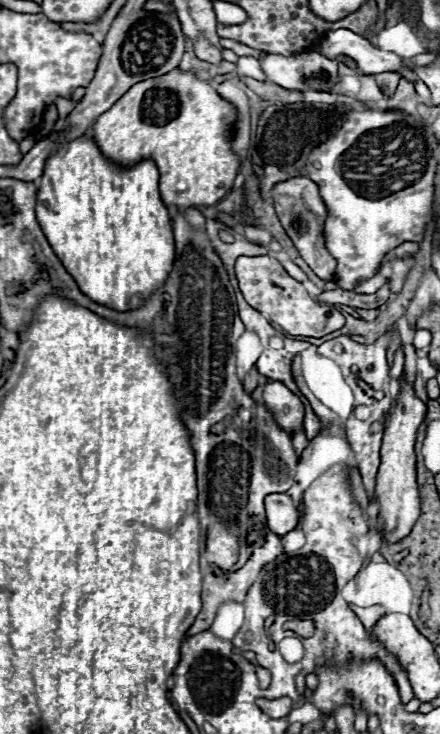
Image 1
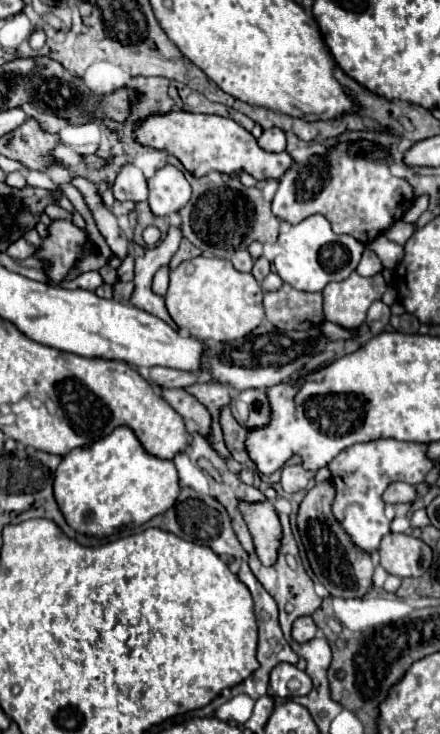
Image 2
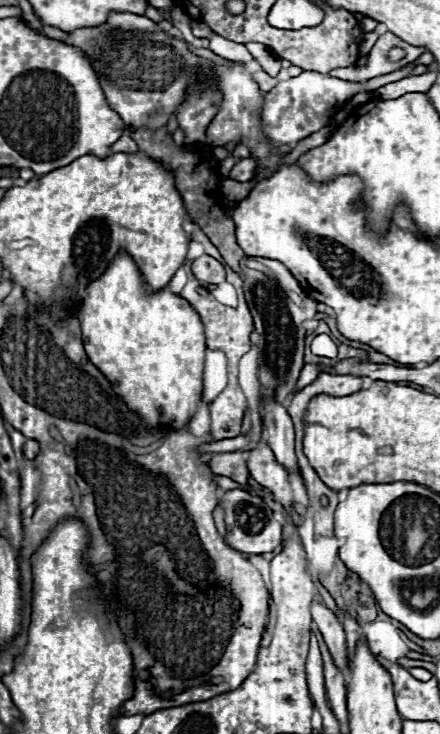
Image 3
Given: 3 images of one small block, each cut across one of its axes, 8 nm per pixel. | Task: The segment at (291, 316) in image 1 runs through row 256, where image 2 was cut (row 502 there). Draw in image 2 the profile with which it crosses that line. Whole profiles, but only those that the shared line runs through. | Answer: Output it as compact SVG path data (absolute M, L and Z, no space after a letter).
M240 500L238 508L248 524L260 562L264 566L276 564L282 542L282 524L274 504L270 500L260 500L260 502Z

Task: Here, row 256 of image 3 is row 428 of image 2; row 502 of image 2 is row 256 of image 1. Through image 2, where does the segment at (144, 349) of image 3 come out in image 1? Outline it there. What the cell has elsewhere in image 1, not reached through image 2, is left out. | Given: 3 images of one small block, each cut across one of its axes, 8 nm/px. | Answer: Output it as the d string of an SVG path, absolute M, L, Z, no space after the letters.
M88 128L82 136L60 144L58 150L46 158L42 184L38 188L36 218L56 256L74 276L80 290L98 304L128 310L140 306L158 286L166 282L172 270L176 252L170 216L160 198L160 174L154 160L146 158L126 168L114 164L102 154L90 130L92 128Z

